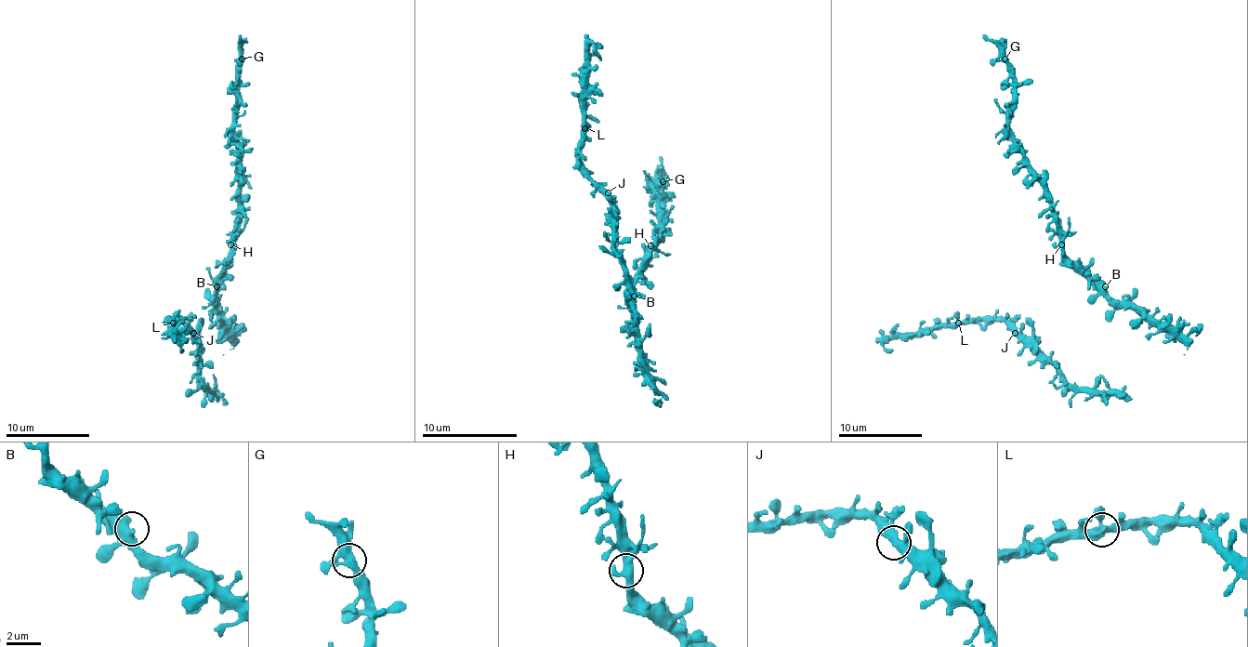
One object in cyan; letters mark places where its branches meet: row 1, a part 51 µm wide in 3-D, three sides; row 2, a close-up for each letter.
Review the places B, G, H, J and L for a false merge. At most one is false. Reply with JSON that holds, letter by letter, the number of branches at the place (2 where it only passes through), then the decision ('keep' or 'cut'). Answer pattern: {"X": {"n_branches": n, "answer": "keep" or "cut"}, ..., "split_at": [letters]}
{"B": {"n_branches": 3, "answer": "keep"}, "G": {"n_branches": 4, "answer": "keep"}, "H": {"n_branches": 3, "answer": "keep"}, "J": {"n_branches": 3, "answer": "keep"}, "L": {"n_branches": 3, "answer": "keep"}, "split_at": []}

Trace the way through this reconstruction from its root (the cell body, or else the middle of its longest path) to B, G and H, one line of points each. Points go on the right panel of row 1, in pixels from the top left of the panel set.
B: (1157, 329), (1138, 312), (1115, 301), (1105, 286)
G: (1157, 329), (1138, 312), (1120, 308), (1065, 253), (1050, 192), (1008, 136), (1013, 92), (1004, 59)
H: (1157, 329), (1138, 312), (1120, 308), (1065, 253), (1061, 244)

